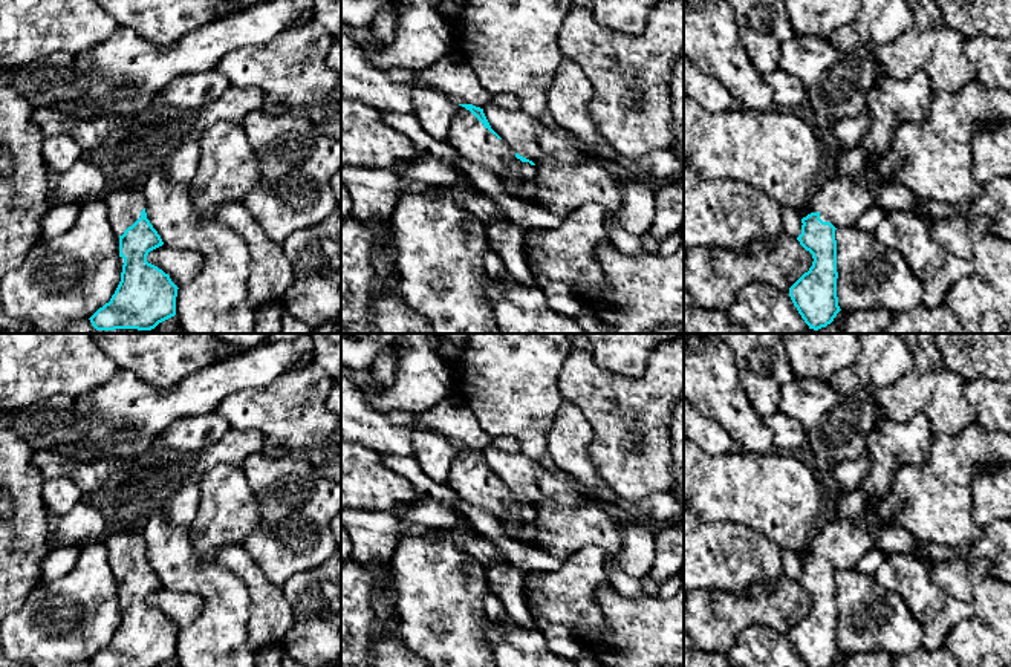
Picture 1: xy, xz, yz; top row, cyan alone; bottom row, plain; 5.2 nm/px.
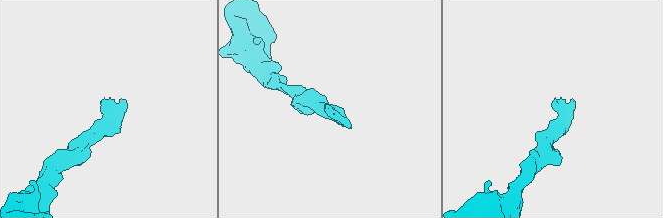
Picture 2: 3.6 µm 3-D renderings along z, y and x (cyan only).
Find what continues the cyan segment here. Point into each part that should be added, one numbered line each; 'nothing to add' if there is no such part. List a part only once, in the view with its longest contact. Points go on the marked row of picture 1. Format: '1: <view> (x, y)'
1: xz (468, 136)

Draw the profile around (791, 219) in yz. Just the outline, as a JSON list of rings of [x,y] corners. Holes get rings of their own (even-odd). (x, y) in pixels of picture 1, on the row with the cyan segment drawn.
[[[782,207],[782,223],[785,234],[797,239],[801,234],[801,216],[800,211]]]

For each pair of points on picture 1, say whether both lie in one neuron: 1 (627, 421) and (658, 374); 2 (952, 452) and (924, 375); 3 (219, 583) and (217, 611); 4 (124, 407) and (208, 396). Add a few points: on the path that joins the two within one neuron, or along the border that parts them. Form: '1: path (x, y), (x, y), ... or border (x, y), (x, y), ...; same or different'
1: path (640, 409), (658, 390), (658, 386); same
2: border (975, 422), (955, 433), (935, 435); different
3: path (221, 589), (222, 605); same
4: path (146, 407), (162, 407), (187, 398); same

